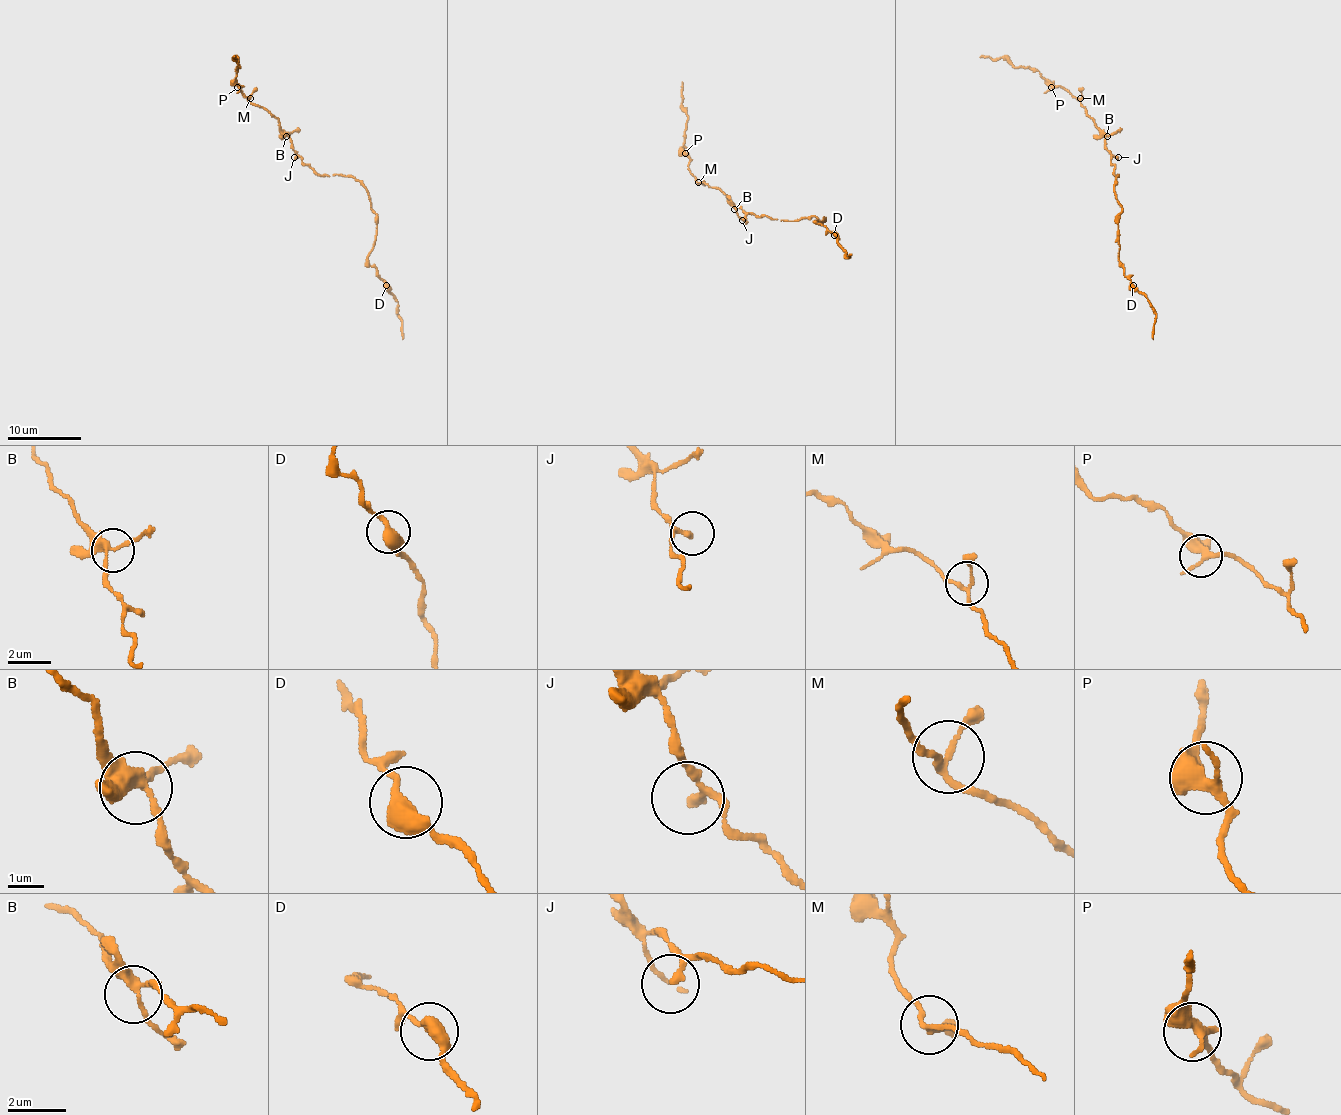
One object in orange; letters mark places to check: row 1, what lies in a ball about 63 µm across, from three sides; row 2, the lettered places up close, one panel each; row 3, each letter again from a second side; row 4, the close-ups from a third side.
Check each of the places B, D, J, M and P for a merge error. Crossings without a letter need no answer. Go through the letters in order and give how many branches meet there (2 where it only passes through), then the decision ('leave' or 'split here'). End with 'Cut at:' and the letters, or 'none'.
B: 4 branches meet; leave
D: 2 branches meet; leave
J: 2 branches meet; leave
M: 3 branches meet; leave
P: 3 branches meet; leave
Cut at: none

